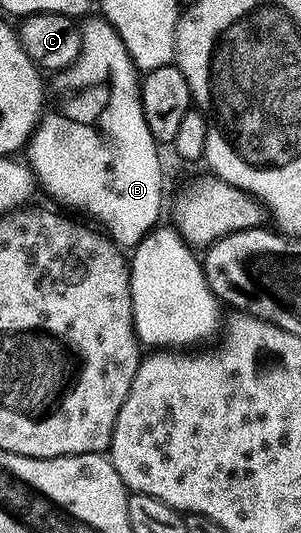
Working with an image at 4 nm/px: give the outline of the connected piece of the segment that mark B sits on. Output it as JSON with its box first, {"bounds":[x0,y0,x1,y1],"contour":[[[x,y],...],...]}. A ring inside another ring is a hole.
{"bounds":[25,19,161,250],"contour":[[[91,19],[81,24],[83,37],[77,62],[54,77],[59,108],[44,111],[39,117],[25,149],[25,160],[35,173],[38,187],[64,204],[59,206],[100,220],[120,248],[133,250],[160,223],[161,148],[145,126],[139,97],[141,76],[129,58],[129,50],[125,50],[125,42],[106,20]]]}

